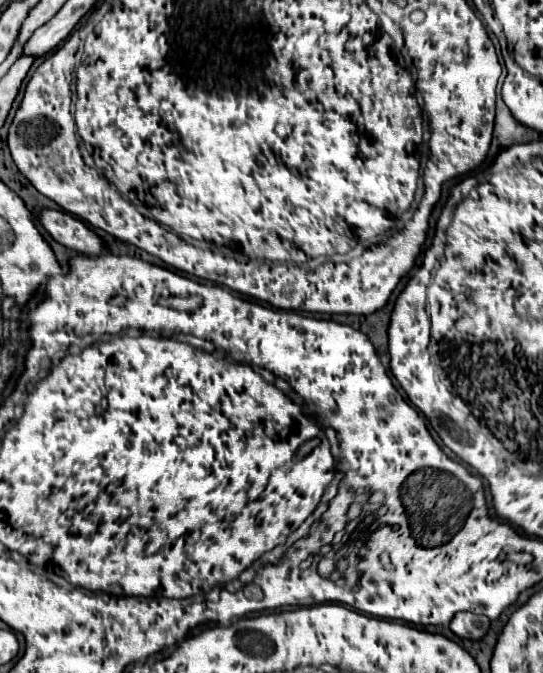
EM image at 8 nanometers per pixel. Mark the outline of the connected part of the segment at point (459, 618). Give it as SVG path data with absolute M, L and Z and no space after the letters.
M459 612L457 616L453 616L449 628L461 636L461 638L469 638L469 640L479 640L485 636L485 632L489 630L489 618L487 616L479 616L473 612Z

